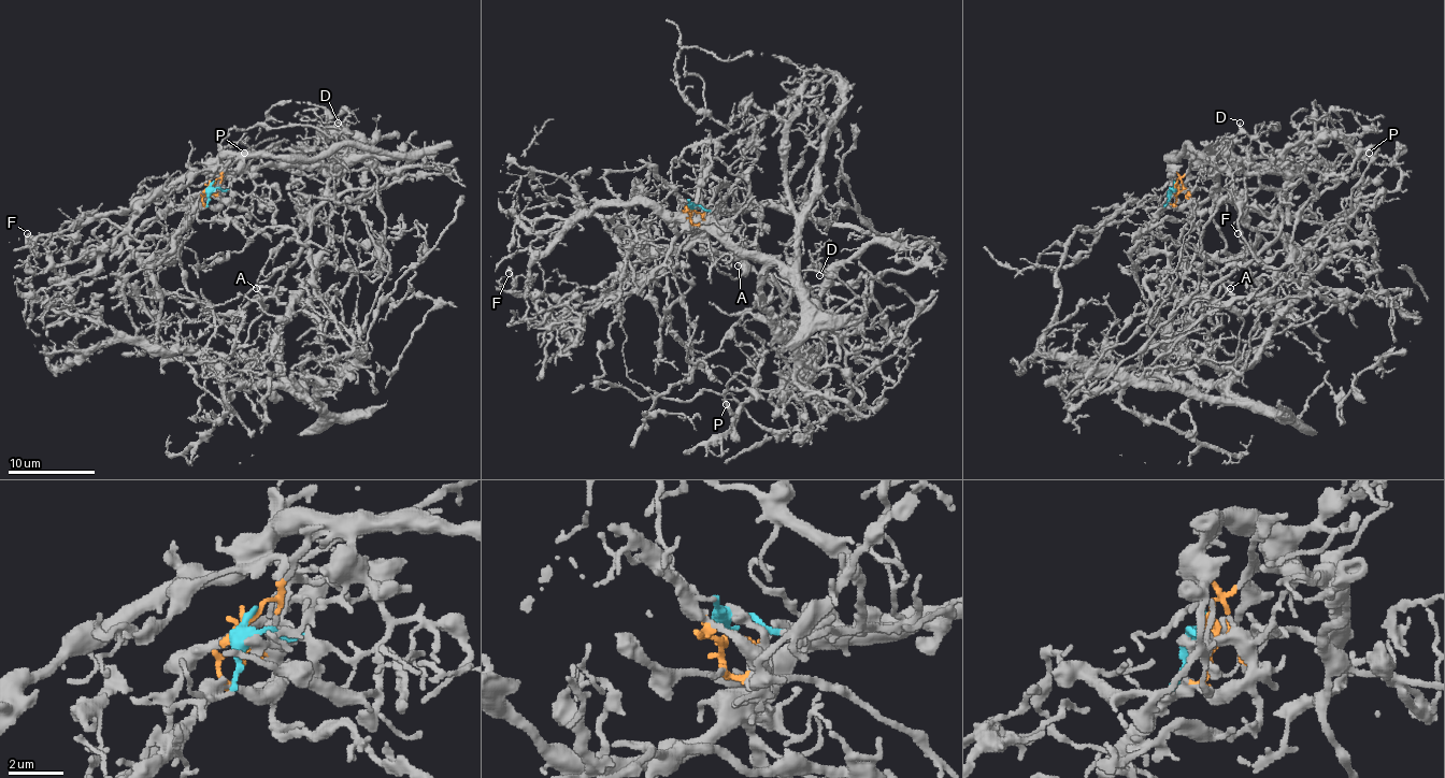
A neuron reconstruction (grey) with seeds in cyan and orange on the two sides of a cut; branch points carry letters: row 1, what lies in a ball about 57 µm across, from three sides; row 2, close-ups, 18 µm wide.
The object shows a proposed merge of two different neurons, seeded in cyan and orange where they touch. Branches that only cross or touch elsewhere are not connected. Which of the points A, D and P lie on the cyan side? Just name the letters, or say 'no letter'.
D

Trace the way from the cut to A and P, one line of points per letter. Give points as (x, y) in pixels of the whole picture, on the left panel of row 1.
A: (209, 188), (170, 251), (124, 284), (134, 331), (159, 348), (206, 355), (228, 378), (280, 337), (256, 288)
P: (209, 188), (122, 299), (149, 344), (280, 380), (286, 307), (327, 243), (327, 177), (245, 152)

